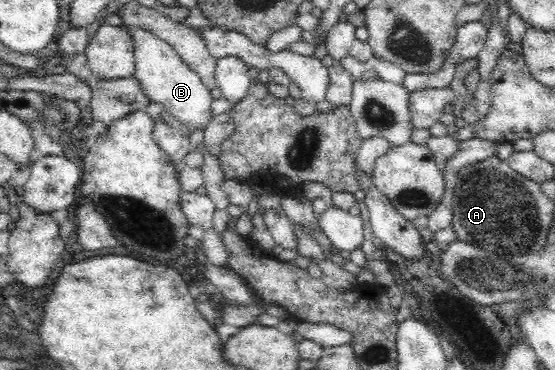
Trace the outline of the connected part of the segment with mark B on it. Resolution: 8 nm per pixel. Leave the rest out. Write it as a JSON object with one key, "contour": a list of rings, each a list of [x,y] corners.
{"contour":[[[128,27],[135,42],[136,75],[135,79],[141,84],[141,89],[149,102],[162,104],[162,109],[175,117],[188,130],[202,130],[212,123],[212,101],[215,93],[208,90],[200,77],[192,72],[180,60],[171,44],[156,38],[143,28]]]}

